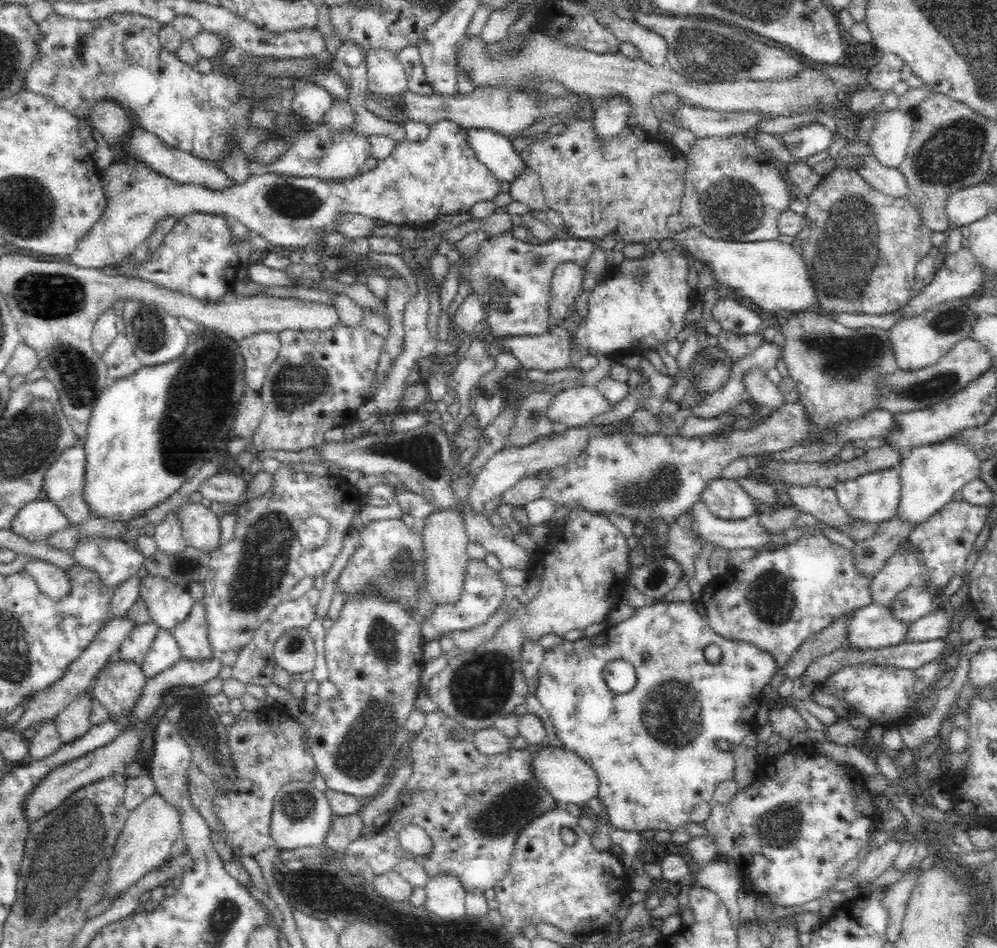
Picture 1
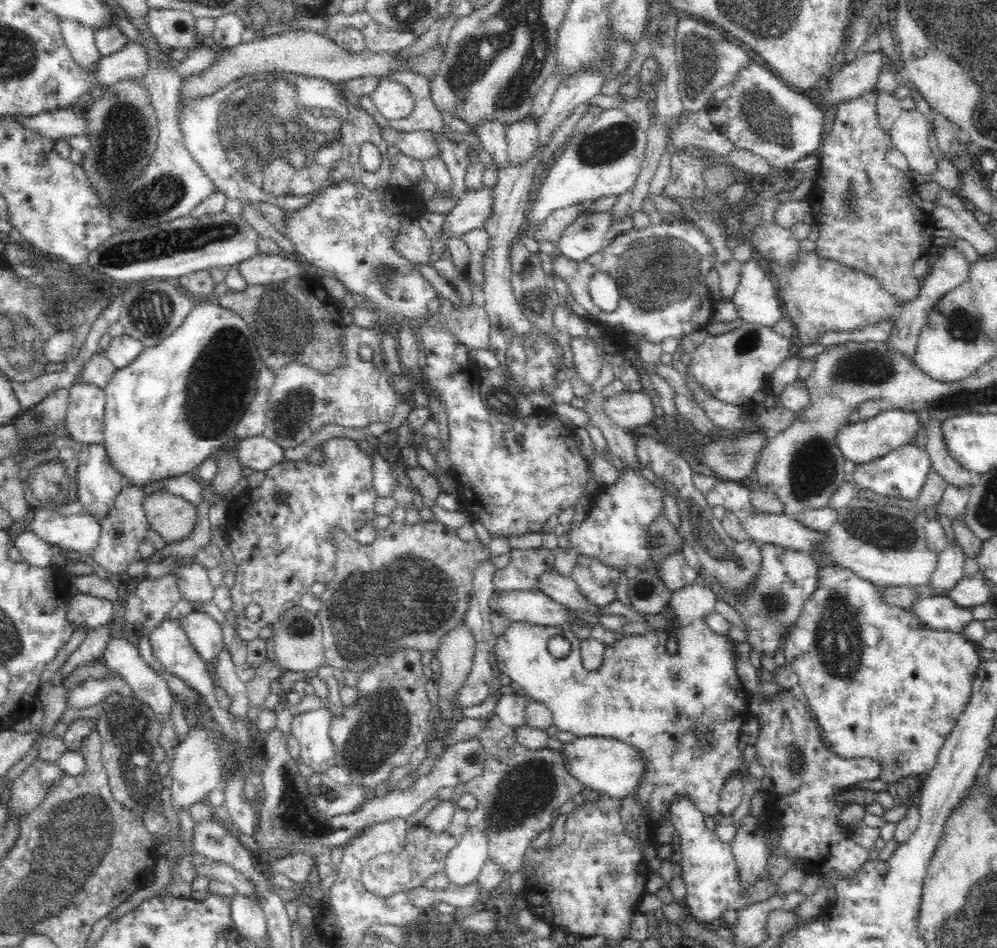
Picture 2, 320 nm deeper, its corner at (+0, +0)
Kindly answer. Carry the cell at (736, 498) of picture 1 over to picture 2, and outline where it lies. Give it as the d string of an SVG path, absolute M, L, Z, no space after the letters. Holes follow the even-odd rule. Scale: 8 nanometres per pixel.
M718 480L714 488L708 492L708 496L706 496L705 499L710 507L724 506L725 510L734 512L738 520L741 521L750 539L756 540L762 544L777 544L784 548L798 551L799 553L806 553L814 560L814 564L817 564L817 588L803 605L802 612L797 622L789 628L784 640L783 654L786 659L785 664L791 666L798 675L797 686L801 687L805 692L807 702L811 708L811 713L816 716L817 724L821 727L822 732L824 732L824 739L829 742L826 748L834 752L834 755L844 757L844 759L858 757L877 760L883 764L881 776L878 776L878 779L888 784L898 782L898 780L903 778L911 779L914 776L926 774L929 770L934 768L942 744L948 739L958 717L964 712L970 700L972 681L978 670L978 665L981 663L980 657L978 657L980 651L978 643L970 642L970 640L964 636L963 631L952 632L948 629L936 630L922 625L920 619L916 617L916 613L912 612L910 608L906 609L900 606L890 606L886 604L881 595L880 586L876 586L873 582L860 578L860 576L854 574L854 572L850 571L848 568L842 568L830 562L828 562L828 564L821 564L821 558L826 554L822 543L822 532L804 526L801 522L798 522L795 518L786 516L783 512L768 514L752 511L752 505L750 505L751 492L752 484L740 484L732 481Z

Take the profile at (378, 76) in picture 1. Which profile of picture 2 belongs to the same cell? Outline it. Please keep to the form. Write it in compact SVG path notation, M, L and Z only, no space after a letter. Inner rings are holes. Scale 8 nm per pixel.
M386 77L370 97L378 112L387 120L407 118L415 107L414 95L402 83Z

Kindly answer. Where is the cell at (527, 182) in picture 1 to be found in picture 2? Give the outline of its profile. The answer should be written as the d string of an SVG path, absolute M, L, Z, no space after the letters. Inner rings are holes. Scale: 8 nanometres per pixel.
M532 116L509 124L505 136L510 165L526 162L538 149L537 123Z

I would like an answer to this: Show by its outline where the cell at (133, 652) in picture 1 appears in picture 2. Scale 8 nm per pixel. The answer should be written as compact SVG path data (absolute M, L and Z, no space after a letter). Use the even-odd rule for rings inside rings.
M114 673L113 679L89 680L82 685L66 690L66 710L90 708L106 698L112 692L121 696L132 696L132 689L120 675Z

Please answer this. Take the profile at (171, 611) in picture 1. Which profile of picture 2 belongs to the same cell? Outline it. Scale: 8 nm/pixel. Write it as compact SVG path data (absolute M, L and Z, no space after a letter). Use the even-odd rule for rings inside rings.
M194 611L180 619L180 625L188 635L192 646L210 667L222 651L222 627L204 611Z

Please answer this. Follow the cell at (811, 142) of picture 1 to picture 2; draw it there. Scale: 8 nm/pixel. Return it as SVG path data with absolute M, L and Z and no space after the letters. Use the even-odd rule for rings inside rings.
M755 61L740 68L726 87L715 91L706 109L711 116L714 130L726 136L735 145L735 149L750 151L762 157L762 160L770 163L770 168L790 171L799 166L805 156L819 152L823 139L824 115L815 105L807 94L790 88L772 70L764 69Z

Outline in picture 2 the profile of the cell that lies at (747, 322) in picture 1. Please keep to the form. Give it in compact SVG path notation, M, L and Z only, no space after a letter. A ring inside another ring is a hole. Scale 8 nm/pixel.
M754 257L741 263L741 279L732 299L743 322L773 327L784 317L777 284Z

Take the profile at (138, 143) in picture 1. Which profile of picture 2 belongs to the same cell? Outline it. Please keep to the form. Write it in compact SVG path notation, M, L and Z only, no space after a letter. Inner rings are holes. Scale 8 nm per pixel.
M71 108L44 111L32 116L18 117L18 120L21 120L22 127L54 140L87 134L86 117L79 113L74 114Z

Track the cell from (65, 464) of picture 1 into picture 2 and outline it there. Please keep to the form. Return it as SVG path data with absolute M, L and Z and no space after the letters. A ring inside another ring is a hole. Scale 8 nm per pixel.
M103 443L81 444L77 474L78 501L101 521L122 491L124 477L114 469Z

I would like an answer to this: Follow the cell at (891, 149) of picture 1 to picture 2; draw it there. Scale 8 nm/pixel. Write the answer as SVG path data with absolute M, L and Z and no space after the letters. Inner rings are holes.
M915 108L903 110L890 130L895 149L906 156L910 168L919 175L931 175L938 170L929 144L929 131L926 117Z

